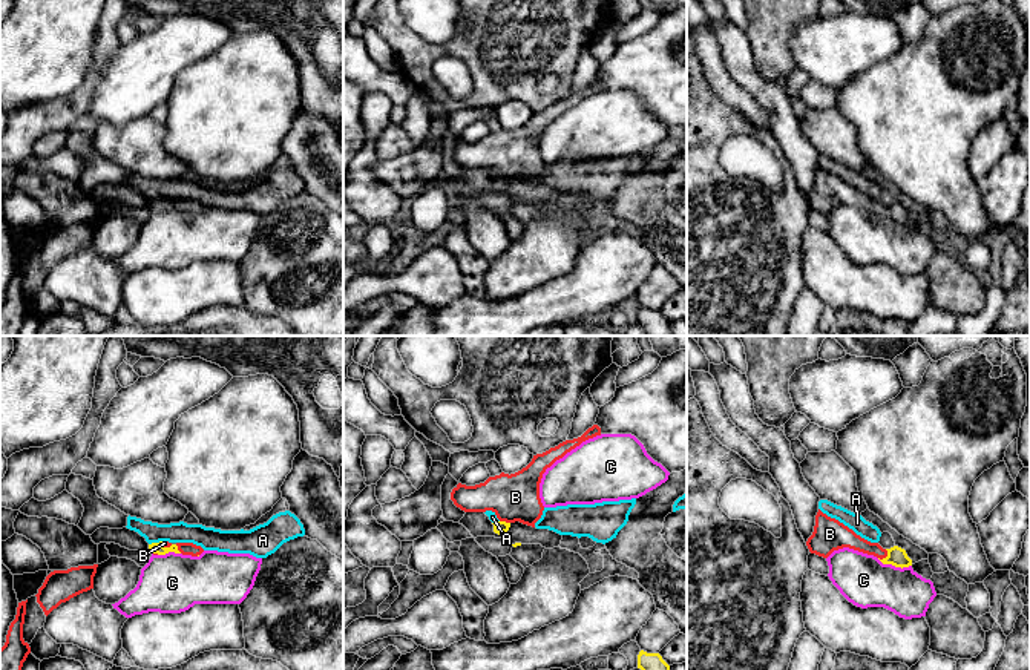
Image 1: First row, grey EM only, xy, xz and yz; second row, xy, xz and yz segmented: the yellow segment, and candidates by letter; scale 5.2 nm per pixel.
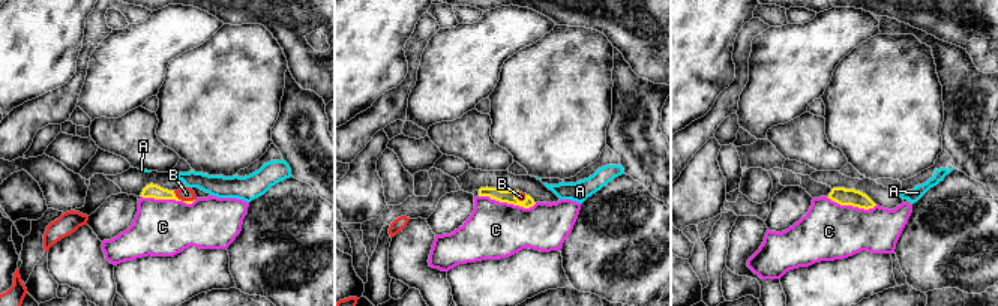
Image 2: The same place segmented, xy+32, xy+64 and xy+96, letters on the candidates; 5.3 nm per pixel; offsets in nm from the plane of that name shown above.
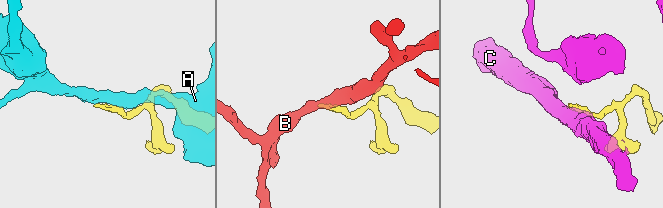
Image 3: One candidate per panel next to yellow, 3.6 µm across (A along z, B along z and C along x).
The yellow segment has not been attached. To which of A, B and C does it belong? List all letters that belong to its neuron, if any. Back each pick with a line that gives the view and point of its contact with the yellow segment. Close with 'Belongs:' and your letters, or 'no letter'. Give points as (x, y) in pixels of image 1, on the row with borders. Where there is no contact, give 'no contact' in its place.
B: meets yellow in yz at (886, 557)
Belongs: B

